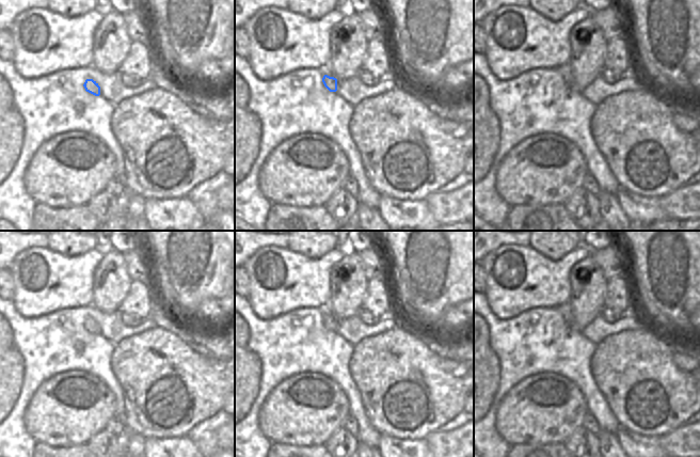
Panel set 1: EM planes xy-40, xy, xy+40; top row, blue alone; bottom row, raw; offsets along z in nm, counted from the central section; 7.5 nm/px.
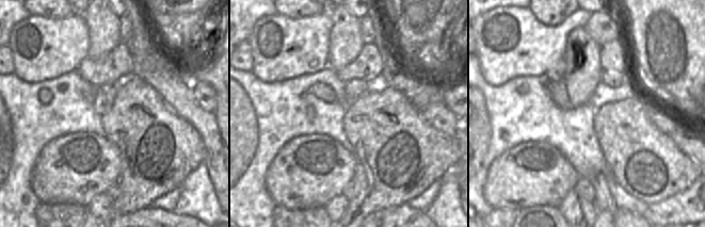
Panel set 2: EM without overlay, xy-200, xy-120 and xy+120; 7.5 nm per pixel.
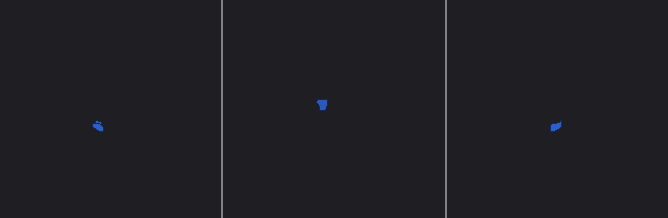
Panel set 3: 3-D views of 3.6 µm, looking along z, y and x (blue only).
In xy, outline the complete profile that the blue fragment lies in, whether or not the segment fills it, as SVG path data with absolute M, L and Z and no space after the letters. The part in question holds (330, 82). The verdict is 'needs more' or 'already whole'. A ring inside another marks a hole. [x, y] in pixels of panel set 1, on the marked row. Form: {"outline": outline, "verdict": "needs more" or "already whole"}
{"outline": "M331 61L329 62L328 66L321 66L320 69L324 74L322 78L322 82L324 86L330 92L336 92L337 91L337 79L333 77L333 74L331 72Z", "verdict": "needs more"}

